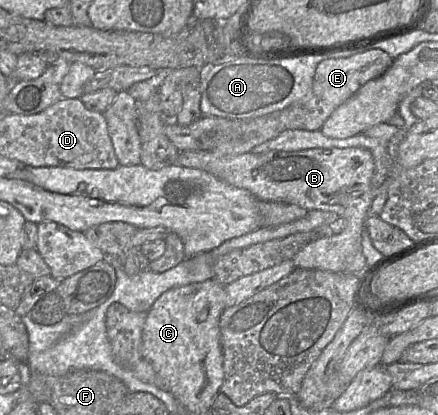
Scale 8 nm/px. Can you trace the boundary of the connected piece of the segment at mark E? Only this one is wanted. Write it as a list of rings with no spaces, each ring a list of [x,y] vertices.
[[[371,49],[348,57],[324,59],[316,67],[312,90],[305,98],[270,114],[239,120],[237,128],[221,129],[220,136],[216,132],[209,132],[201,137],[199,150],[223,156],[239,155],[251,152],[255,146],[274,139],[286,130],[320,130],[325,120],[338,106],[366,82],[382,75],[391,66],[393,60],[381,49]]]

